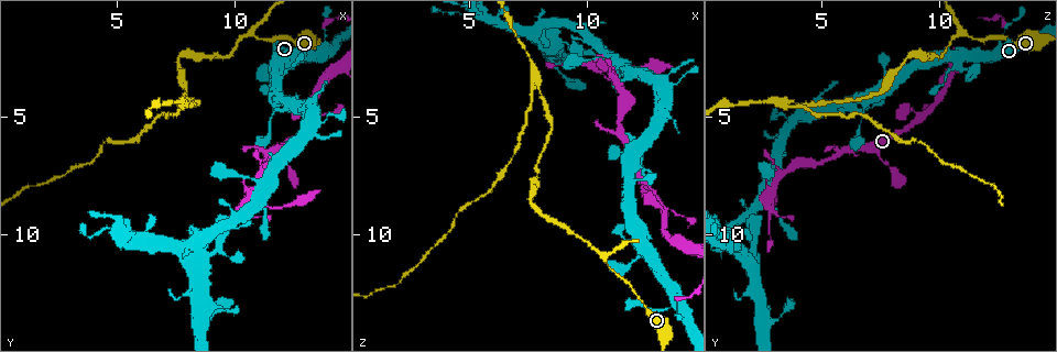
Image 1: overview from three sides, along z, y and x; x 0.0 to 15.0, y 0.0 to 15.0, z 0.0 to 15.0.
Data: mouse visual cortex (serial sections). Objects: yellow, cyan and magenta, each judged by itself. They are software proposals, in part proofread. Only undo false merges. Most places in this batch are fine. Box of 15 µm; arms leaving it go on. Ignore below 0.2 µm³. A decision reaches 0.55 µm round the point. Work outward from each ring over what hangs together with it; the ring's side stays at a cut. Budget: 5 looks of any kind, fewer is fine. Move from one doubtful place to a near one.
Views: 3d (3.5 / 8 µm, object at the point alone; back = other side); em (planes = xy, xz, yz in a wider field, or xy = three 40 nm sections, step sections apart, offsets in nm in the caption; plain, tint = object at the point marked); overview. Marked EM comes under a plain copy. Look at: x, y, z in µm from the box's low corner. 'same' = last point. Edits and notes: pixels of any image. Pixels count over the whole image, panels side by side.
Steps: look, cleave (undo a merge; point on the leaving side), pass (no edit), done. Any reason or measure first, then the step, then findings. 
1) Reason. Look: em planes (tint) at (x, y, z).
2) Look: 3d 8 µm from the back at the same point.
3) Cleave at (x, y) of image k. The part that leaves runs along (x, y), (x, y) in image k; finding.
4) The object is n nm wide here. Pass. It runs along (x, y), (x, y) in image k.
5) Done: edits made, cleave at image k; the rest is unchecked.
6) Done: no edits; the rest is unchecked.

A fork. Look: 3d 8 µm from the back at (13.3, 5.0, 9.1).

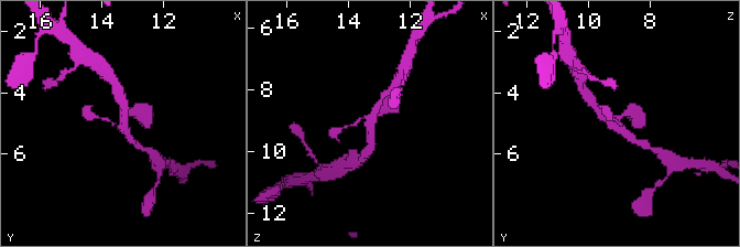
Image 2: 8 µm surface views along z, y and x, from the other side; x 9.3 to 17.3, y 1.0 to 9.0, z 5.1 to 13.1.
Shape alone is not enough. Look: em xy step 5 (tint) at (13.3, 4.9, 9.3).

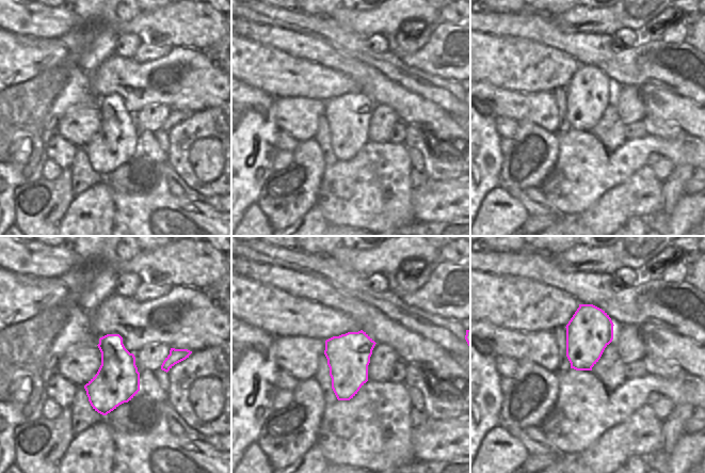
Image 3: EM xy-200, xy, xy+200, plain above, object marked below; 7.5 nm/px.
The object is 320 nm wide here. Pass. It runs along (635, 141), (605, 118), (589, 99) in image 2; all the same cell.

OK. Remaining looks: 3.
Branch point. Look: 3d 3.5 µm at (10.8, 1.4, 11.0).

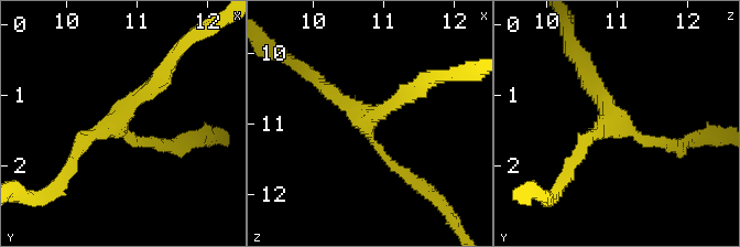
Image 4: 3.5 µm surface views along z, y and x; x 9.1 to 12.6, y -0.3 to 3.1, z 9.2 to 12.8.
3 arms meet here; the arms are 150, 200, 200 nm wide; need the tissue. Look: em xy step 3 (tint) at (10.70, 1.40, 11.00).

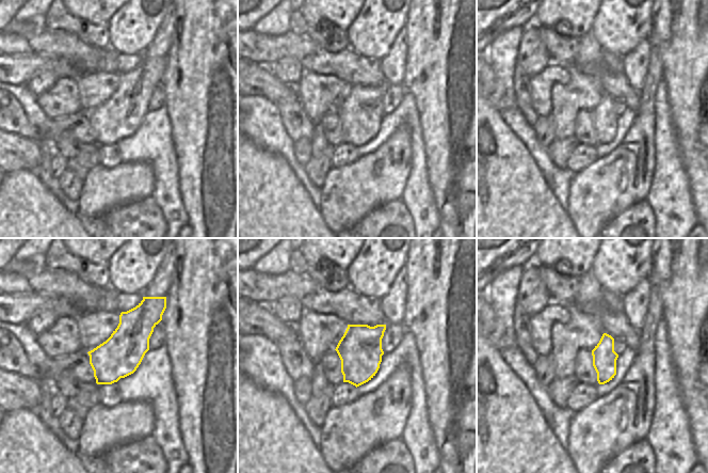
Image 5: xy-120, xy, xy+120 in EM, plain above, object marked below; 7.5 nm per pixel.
Look: em planes (tint) at the same point.

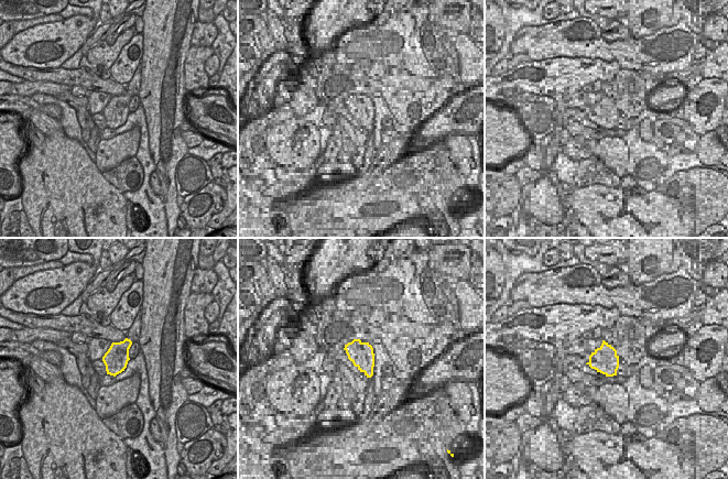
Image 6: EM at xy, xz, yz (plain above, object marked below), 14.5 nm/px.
The object is 360 nm wide here. Pass. It runs along (405, 175), (320, 79) in image 4; continuous, no second cell.

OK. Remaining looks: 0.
Done: no edits; the rest is unchecked.

